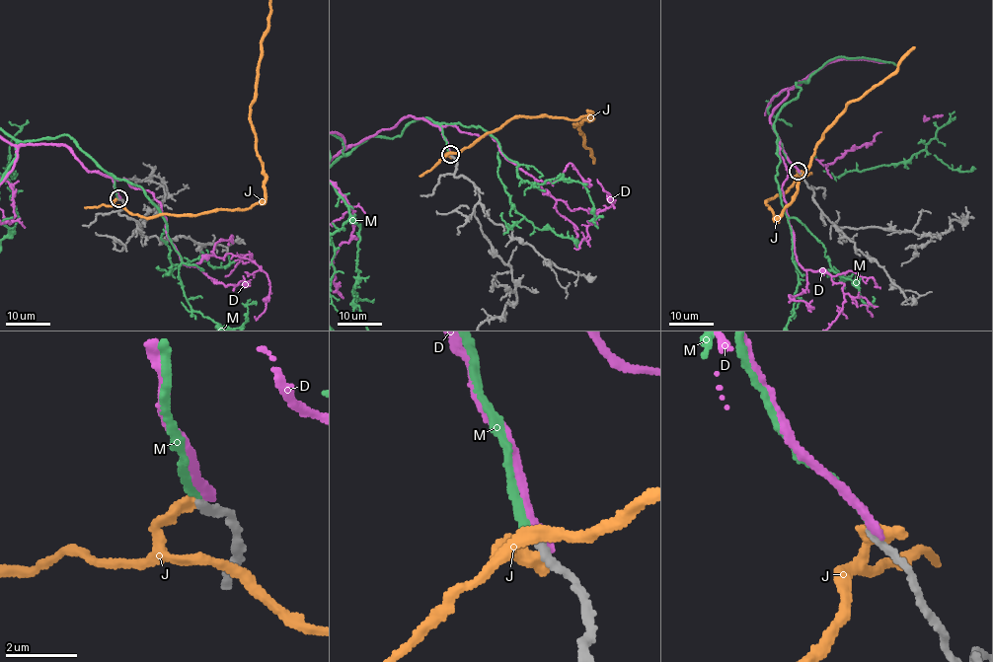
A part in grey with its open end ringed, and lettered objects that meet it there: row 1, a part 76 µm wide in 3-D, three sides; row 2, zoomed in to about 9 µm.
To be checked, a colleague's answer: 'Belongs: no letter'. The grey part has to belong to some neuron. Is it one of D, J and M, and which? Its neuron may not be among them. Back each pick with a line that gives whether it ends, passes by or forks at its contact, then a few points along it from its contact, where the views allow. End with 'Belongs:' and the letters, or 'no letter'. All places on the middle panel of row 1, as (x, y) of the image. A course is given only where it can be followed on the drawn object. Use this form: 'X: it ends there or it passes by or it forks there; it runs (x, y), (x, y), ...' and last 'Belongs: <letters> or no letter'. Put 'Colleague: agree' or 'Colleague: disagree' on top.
Colleague: disagree
M: it ends there
Belongs: M

